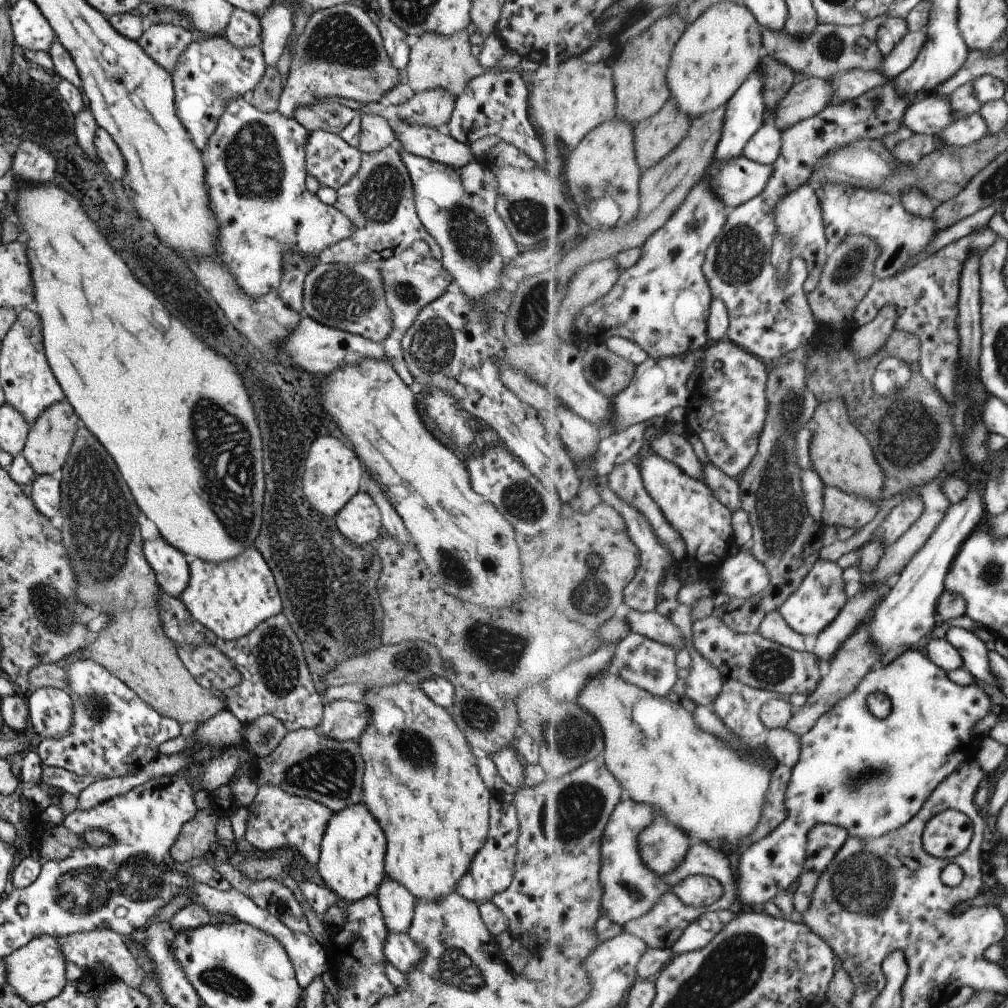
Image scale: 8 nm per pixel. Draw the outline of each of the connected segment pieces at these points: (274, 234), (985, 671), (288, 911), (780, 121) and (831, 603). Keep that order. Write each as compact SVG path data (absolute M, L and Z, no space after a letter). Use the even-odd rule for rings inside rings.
M237 97L225 104L225 108L218 118L215 130L211 133L204 149L201 151L201 160L204 164L204 185L207 187L208 192L208 207L212 210L217 222L216 256L219 258L219 262L232 274L243 294L256 299L266 295L269 291L275 291L279 286L280 278L283 274L282 258L286 253L296 250L297 253L306 255L312 259L311 268L313 268L319 262L319 253L324 248L347 238L354 232L356 226L346 214L337 210L333 205L324 205L317 198L316 193L309 192L305 187L304 180L307 173L304 165L304 146L307 144L310 135L310 132L306 128L303 128L293 117L283 116L278 111L270 113L259 112L254 106L251 106L246 97Z
M951 627L945 638L959 649L963 655L964 667L969 669L975 678L1001 690L998 679L992 673L990 651L981 637L962 627Z
M220 862L215 871L233 889L243 893L251 902L255 903L257 908L267 911L290 931L312 935L307 927L307 919L303 916L301 906L299 906L291 891L281 883L271 879L249 879L226 862Z
M803 77L798 79L787 96L779 102L771 117L784 131L819 114L831 103L835 103L835 98L830 79Z
M819 559L799 590L787 599L779 612L793 630L812 641L842 613L848 600L843 567L838 562Z

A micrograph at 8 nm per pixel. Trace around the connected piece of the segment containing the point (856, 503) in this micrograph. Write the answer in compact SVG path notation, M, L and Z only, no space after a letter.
M837 487L824 490L823 524L850 529L863 528L877 516L877 503L867 497L846 493Z

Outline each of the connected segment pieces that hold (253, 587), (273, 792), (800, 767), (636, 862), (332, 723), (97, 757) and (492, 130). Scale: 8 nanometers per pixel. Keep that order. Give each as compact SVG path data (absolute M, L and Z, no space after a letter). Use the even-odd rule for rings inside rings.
M255 548L218 563L191 558L188 569L189 578L179 597L188 613L216 637L231 640L245 636L266 618L282 612L272 572Z
M267 785L258 787L254 799L245 807L248 811L243 838L263 852L274 848L295 848L305 862L318 860L320 842L329 818L333 814L326 806L298 796L291 796L280 788Z
M922 648L917 651L907 650L900 657L883 667L879 667L876 672L867 675L856 688L853 694L844 698L834 709L824 714L817 724L807 733L802 735L802 753L800 761L792 770L792 779L786 792L786 807L788 808L788 819L783 821L773 832L766 837L751 844L742 851L738 860L739 882L738 882L738 899L745 906L759 906L769 901L775 900L781 893L785 893L785 888L793 886L793 882L797 882L802 876L803 867L806 865L806 856L808 853L808 841L810 832L817 826L822 824L836 824L845 827L851 837L877 838L884 834L890 833L892 830L898 829L900 826L906 825L913 820L927 799L938 789L938 786L954 773L954 770L961 769L967 761L977 760L978 752L982 744L983 738L973 734L974 726L980 720L983 720L992 710L996 709L991 706L991 698L985 694L985 690L977 684L959 685L950 678L949 673L943 670L943 667L937 666L926 654ZM884 692L889 695L893 703L893 710L886 719L877 718L868 708L868 696L871 693Z
M626 795L614 808L606 826L602 840L602 914L621 926L649 914L659 899L672 890L662 875L647 866L640 846L640 834L659 818L661 816L653 805L637 802Z
M334 700L324 703L317 733L336 741L356 741L369 720L368 708L359 700Z
M91 659L66 660L64 674L72 690L69 694L72 704L70 731L60 739L41 739L37 744L37 756L45 767L61 767L76 775L97 778L111 778L133 774L143 768L158 753L158 746L166 740L184 732L184 728L173 719L157 714L146 702L127 688L115 675Z
M491 71L475 75L463 92L456 96L443 131L464 145L487 135L498 136L501 141L524 152L542 170L547 143L539 137L527 114L526 85L521 74L513 71Z

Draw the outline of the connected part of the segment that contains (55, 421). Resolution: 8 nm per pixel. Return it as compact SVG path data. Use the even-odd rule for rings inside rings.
M65 398L53 405L49 405L32 422L28 428L21 452L36 476L58 475L67 458L67 453L72 445L72 440L75 438L77 429L77 416L75 416L72 406Z

